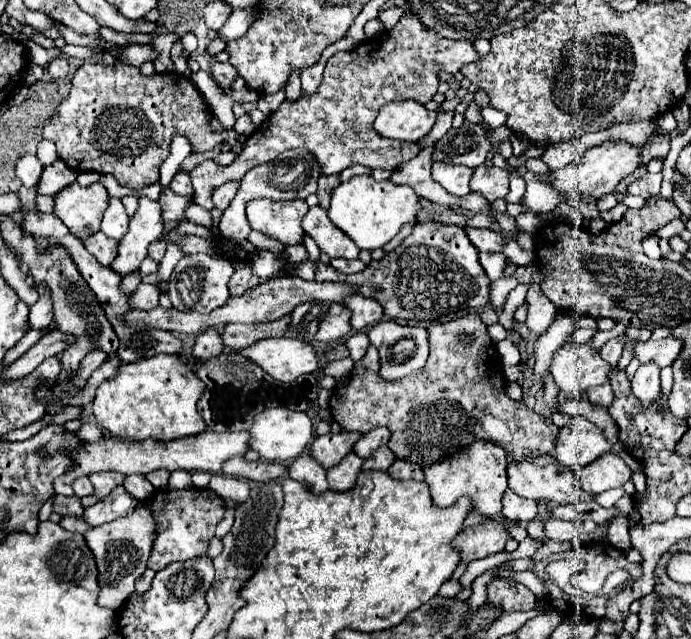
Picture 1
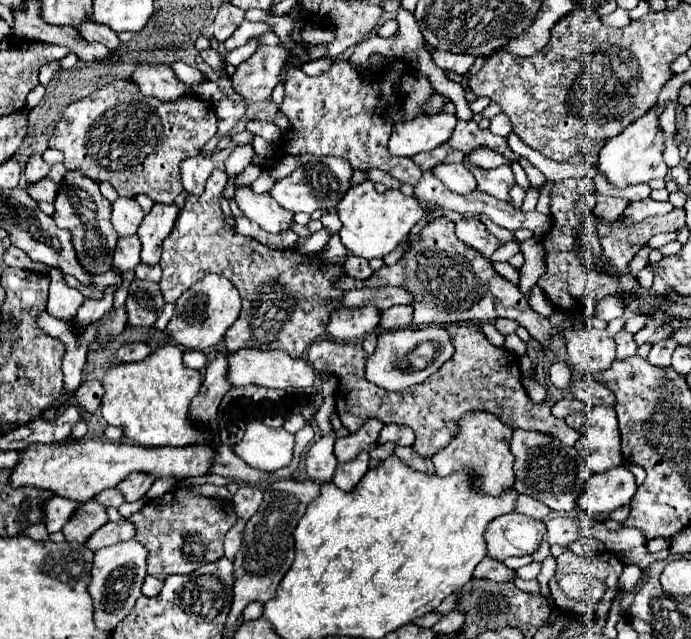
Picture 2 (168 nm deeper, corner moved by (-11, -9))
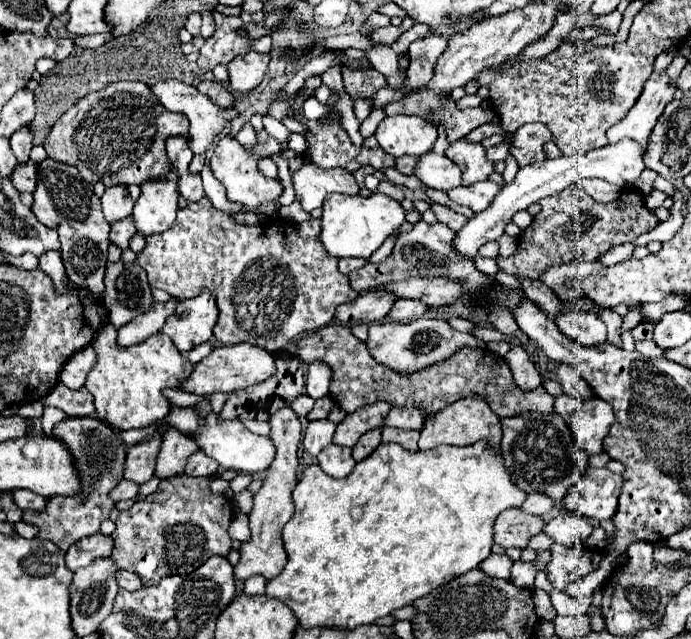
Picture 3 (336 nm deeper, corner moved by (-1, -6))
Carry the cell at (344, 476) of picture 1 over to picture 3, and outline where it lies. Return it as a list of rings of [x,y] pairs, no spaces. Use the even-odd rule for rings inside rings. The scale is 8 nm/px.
[[[333,443],[329,447],[325,447],[325,451],[321,451],[317,461],[319,461],[319,467],[335,479],[347,477],[355,467],[355,461],[351,457],[351,449],[337,447]]]

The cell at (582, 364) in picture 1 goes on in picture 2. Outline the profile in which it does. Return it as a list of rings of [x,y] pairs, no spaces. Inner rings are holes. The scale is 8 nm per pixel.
[[[593,326],[571,328],[565,332],[569,366],[579,376],[589,376],[595,370],[607,370],[615,360],[615,340],[607,330]]]

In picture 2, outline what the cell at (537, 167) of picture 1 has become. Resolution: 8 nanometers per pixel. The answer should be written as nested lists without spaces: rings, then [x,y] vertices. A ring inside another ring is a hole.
[[[520,158],[518,162],[525,170],[531,186],[539,187],[546,181],[544,174],[533,166],[527,159]]]

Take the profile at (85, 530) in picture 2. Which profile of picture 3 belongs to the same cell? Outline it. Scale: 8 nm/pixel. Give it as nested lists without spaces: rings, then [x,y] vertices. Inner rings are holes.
[[[69,417],[53,427],[53,435],[57,435],[57,439],[65,439],[73,455],[77,455],[77,463],[81,463],[81,471],[85,471],[85,487],[81,489],[81,495],[73,497],[57,495],[49,499],[49,507],[37,515],[29,515],[29,511],[25,511],[23,521],[37,525],[41,539],[49,539],[57,547],[67,551],[71,543],[75,543],[77,539],[97,533],[101,521],[109,517],[115,503],[107,495],[109,489],[113,489],[123,479],[123,461],[127,449],[121,443],[115,429],[93,417],[81,417],[81,419]]]

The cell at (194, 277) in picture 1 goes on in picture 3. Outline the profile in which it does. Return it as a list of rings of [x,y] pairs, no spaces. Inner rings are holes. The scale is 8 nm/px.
[[[203,287],[197,297],[179,301],[175,313],[169,315],[161,333],[171,337],[179,351],[189,351],[195,345],[207,343],[213,337],[217,317],[217,301],[213,293]]]

